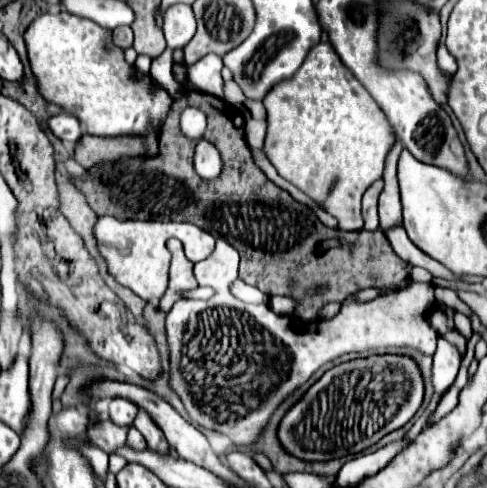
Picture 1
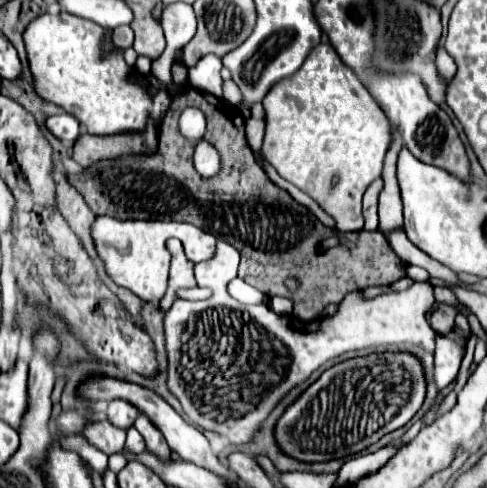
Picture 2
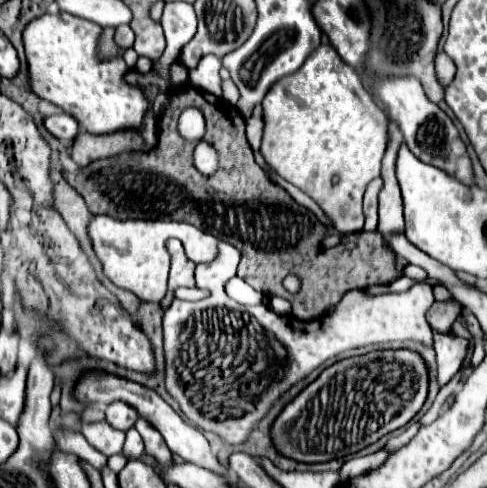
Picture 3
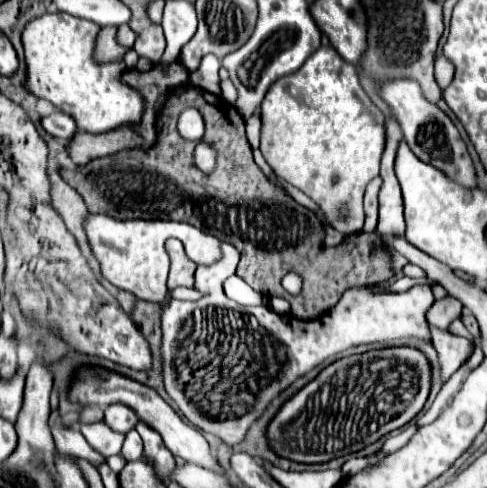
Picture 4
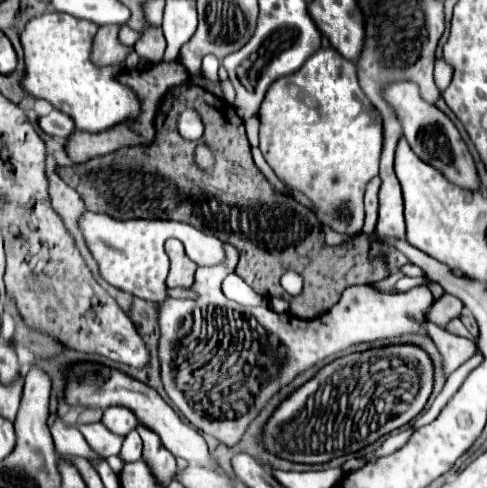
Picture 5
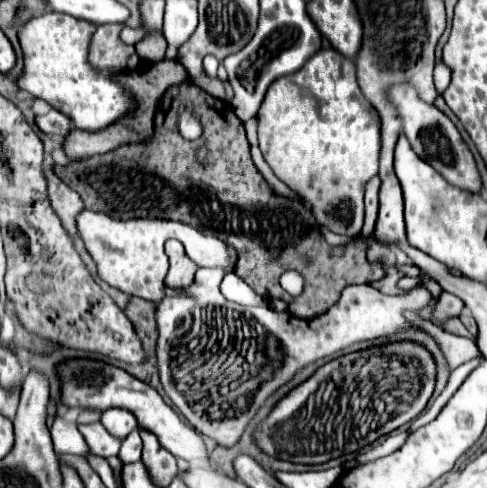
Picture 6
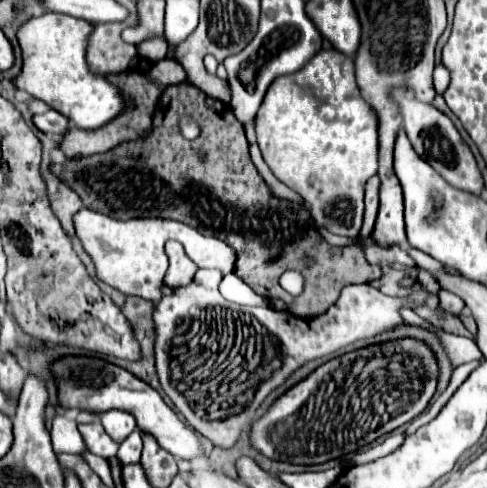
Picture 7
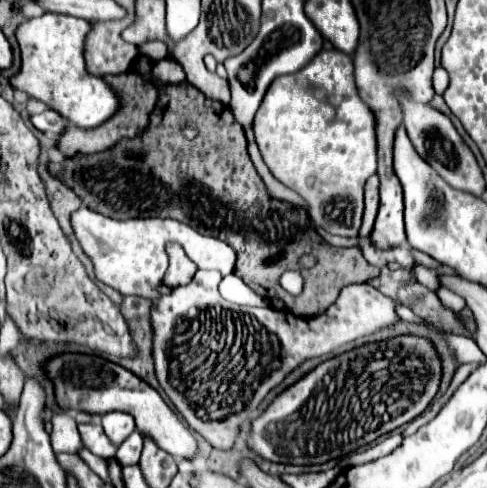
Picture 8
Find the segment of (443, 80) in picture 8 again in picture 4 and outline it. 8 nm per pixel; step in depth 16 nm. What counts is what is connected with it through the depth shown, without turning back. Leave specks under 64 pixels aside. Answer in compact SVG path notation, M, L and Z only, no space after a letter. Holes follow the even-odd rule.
M444 54L436 56L436 80L438 80L440 88L446 88L452 82L452 78L454 78L452 62Z

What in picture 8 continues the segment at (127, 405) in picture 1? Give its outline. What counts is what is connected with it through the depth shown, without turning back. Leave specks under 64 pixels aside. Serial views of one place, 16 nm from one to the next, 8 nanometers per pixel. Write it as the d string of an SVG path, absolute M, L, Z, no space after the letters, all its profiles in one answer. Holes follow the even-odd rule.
M106 412L100 418L104 432L108 434L108 438L114 444L122 444L122 440L126 440L134 430L136 430L136 422L130 414L126 412Z

